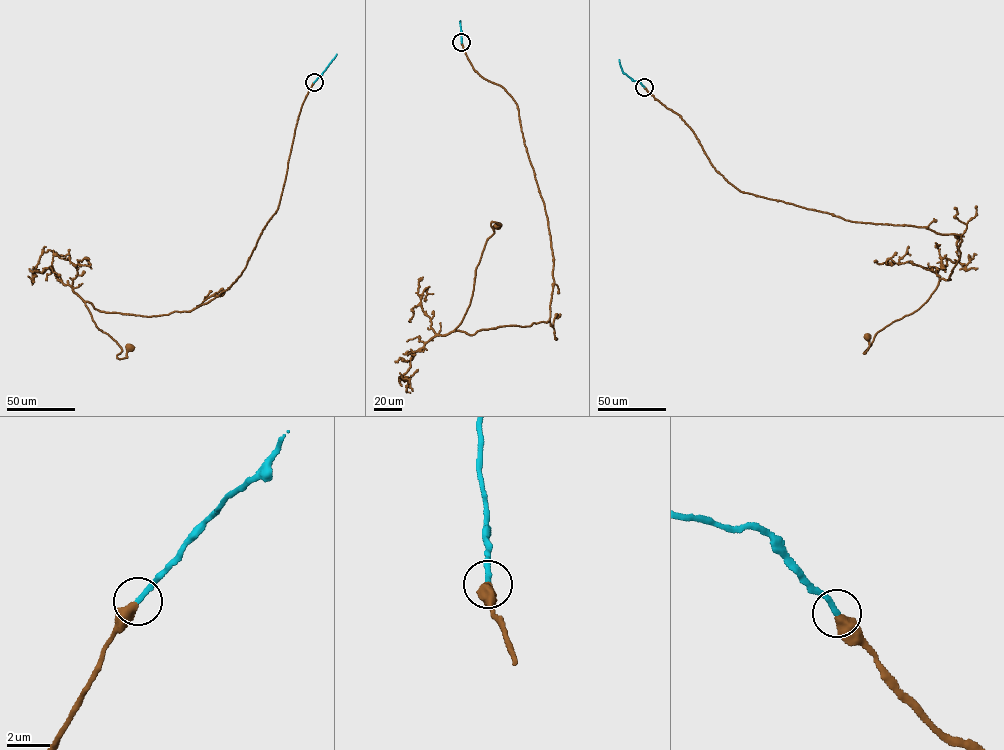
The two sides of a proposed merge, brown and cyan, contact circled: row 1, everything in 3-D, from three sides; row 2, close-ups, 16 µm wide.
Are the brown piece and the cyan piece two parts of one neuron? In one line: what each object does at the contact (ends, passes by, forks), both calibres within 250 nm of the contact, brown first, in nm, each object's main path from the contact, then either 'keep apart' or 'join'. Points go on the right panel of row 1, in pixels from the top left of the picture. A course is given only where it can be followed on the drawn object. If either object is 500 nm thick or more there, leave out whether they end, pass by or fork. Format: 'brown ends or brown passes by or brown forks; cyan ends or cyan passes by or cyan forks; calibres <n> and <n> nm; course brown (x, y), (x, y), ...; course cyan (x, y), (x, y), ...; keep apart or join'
calibres 500 and 260 nm; course brown (644, 87), (740, 191), (849, 221), (960, 235), (950, 279), (877, 333), (865, 353), (867, 337); course cyan (644, 87), (624, 73), (619, 59); join

